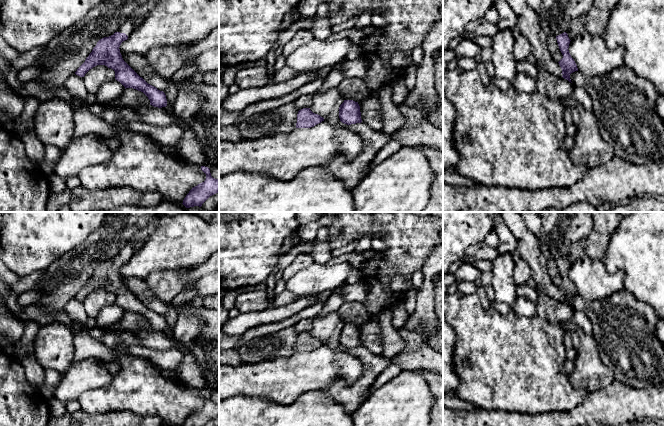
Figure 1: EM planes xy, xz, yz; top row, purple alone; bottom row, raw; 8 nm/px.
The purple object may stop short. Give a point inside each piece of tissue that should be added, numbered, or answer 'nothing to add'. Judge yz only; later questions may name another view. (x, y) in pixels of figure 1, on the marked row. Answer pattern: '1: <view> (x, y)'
1: yz (594, 21)

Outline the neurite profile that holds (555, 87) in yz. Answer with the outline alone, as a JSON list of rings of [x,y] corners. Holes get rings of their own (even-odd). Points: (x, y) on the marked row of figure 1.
[[[538,63],[538,77],[536,80],[537,92],[546,95],[550,99],[564,100],[565,102],[573,94],[574,86],[561,75],[556,76],[543,70]]]

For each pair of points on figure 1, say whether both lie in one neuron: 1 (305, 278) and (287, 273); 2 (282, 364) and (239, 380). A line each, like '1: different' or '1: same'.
1: different
2: same

